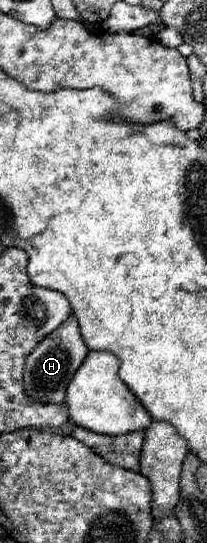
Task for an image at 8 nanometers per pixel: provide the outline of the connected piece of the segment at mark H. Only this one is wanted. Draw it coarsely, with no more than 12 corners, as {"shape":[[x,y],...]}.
{"shape":[[76,317],[28,355],[24,387],[62,403],[88,355]]}

